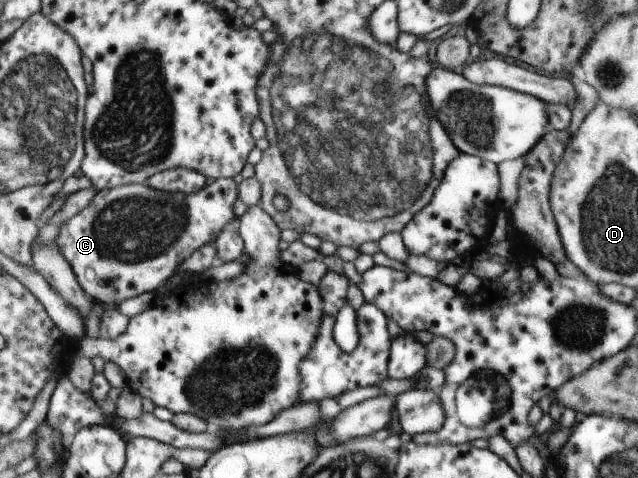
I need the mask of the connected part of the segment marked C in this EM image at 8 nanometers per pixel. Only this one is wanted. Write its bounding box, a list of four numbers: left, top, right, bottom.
[56,178,240,306]

